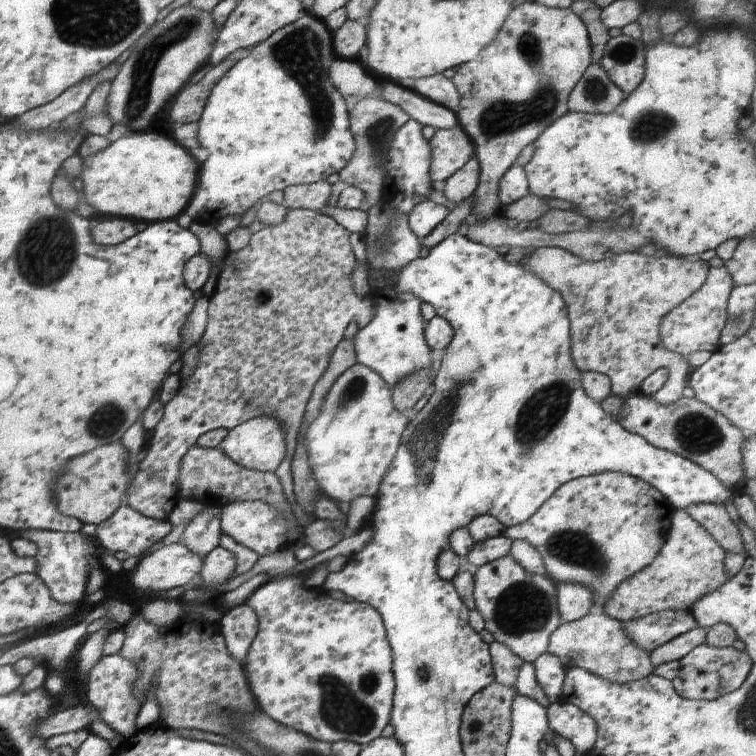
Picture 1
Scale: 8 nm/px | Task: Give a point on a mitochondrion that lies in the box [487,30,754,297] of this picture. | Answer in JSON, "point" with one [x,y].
{"point":[651,127]}

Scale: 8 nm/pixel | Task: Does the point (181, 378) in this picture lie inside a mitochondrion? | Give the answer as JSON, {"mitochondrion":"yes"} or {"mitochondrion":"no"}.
{"mitochondrion":"no"}

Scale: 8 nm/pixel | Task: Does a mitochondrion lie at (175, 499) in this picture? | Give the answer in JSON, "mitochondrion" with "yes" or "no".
{"mitochondrion":"no"}

